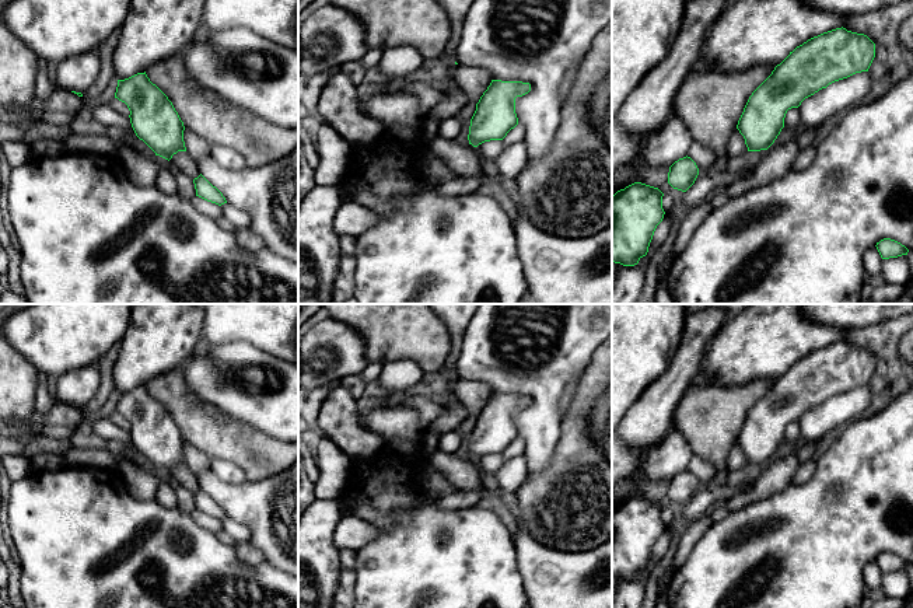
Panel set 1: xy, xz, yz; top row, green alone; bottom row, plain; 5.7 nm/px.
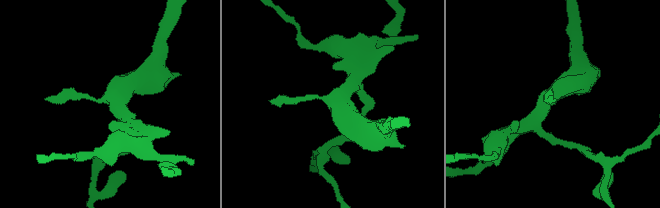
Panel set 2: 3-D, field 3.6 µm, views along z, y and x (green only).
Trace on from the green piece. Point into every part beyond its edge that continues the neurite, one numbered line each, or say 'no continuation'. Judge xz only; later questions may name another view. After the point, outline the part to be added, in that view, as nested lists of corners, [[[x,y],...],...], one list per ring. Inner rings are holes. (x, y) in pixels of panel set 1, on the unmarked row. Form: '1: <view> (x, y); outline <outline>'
no continuation

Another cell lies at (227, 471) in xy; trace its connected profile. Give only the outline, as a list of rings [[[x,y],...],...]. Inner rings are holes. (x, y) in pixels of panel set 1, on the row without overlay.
[[[211,460],[210,469],[218,479],[227,483],[242,483],[245,481],[244,471],[231,461]]]

